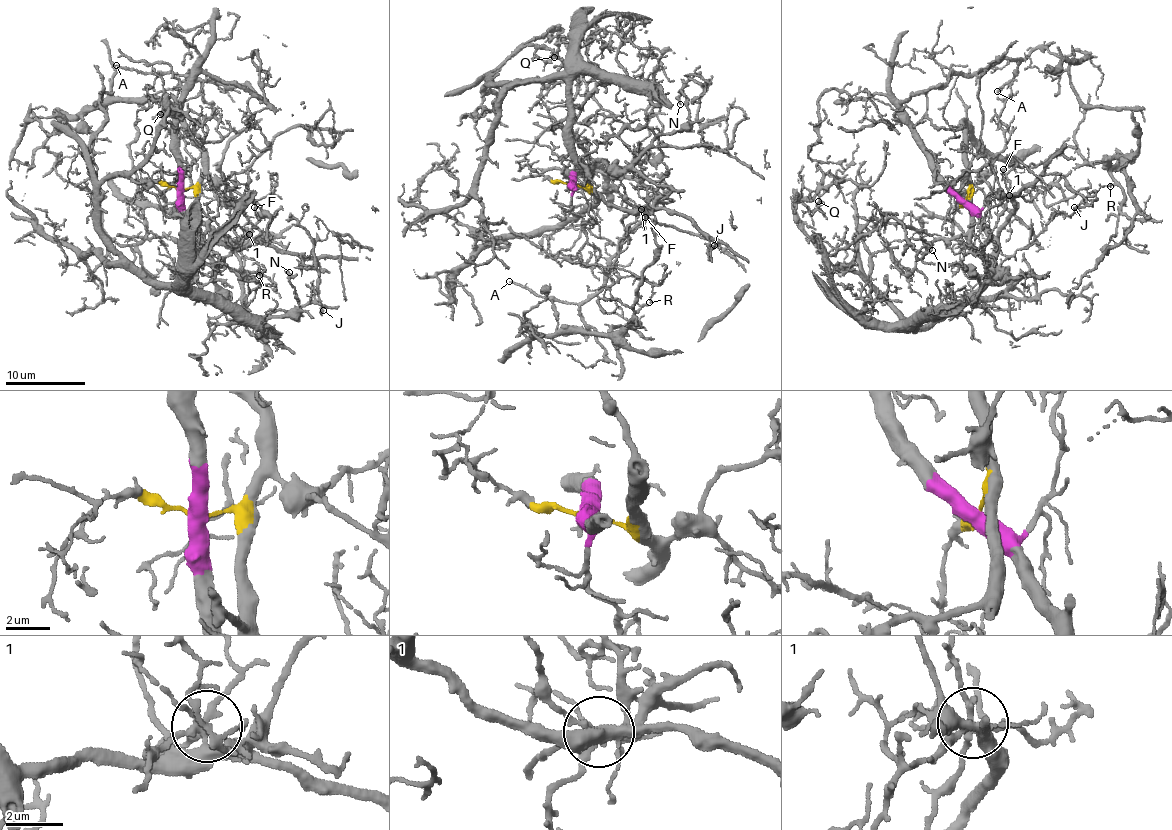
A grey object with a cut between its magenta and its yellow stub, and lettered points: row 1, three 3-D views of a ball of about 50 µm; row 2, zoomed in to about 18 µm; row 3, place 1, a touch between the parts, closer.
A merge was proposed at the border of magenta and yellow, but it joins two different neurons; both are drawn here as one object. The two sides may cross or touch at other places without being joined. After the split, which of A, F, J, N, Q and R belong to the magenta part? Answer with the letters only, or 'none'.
A, F, J, Q, R

